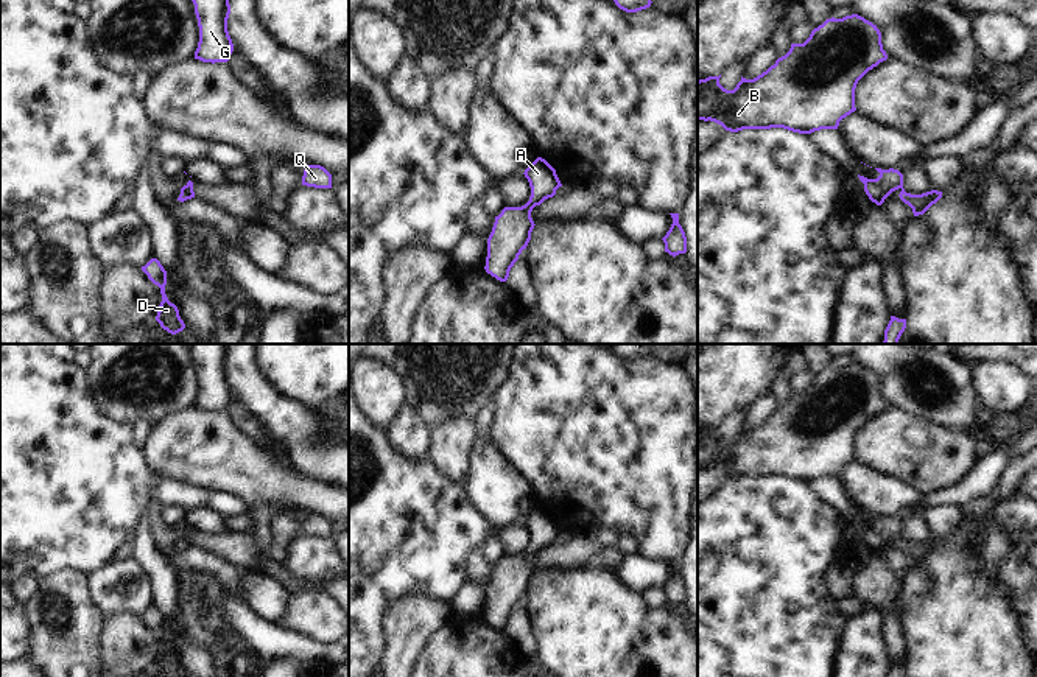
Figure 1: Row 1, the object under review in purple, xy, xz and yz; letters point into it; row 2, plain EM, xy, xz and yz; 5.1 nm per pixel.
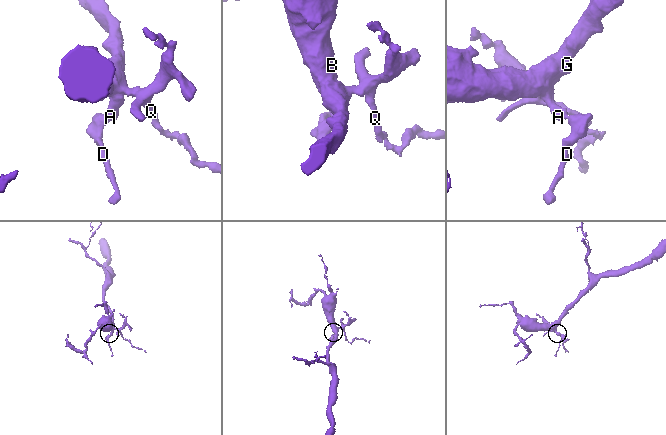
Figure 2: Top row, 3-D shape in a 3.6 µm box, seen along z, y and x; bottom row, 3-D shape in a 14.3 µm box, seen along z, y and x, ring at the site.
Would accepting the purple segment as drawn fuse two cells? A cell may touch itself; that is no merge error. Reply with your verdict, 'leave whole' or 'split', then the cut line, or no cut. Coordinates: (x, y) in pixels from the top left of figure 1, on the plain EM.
leave whole; no cut

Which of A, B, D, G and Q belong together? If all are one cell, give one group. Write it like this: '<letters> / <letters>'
A B D G Q

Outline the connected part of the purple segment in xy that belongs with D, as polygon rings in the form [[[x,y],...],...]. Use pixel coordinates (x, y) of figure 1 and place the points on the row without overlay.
[[[151,607],[142,619],[148,624],[148,627],[160,637],[162,651],[159,654],[159,660],[156,669],[162,677],[185,677],[184,669],[179,665],[179,658],[174,652],[171,652],[165,643],[167,633],[167,619],[160,613],[157,607]]]

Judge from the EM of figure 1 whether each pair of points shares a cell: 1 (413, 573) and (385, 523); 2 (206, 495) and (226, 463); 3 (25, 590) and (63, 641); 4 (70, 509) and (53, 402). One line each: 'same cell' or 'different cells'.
1: same cell
2: different cells
3: different cells
4: same cell

